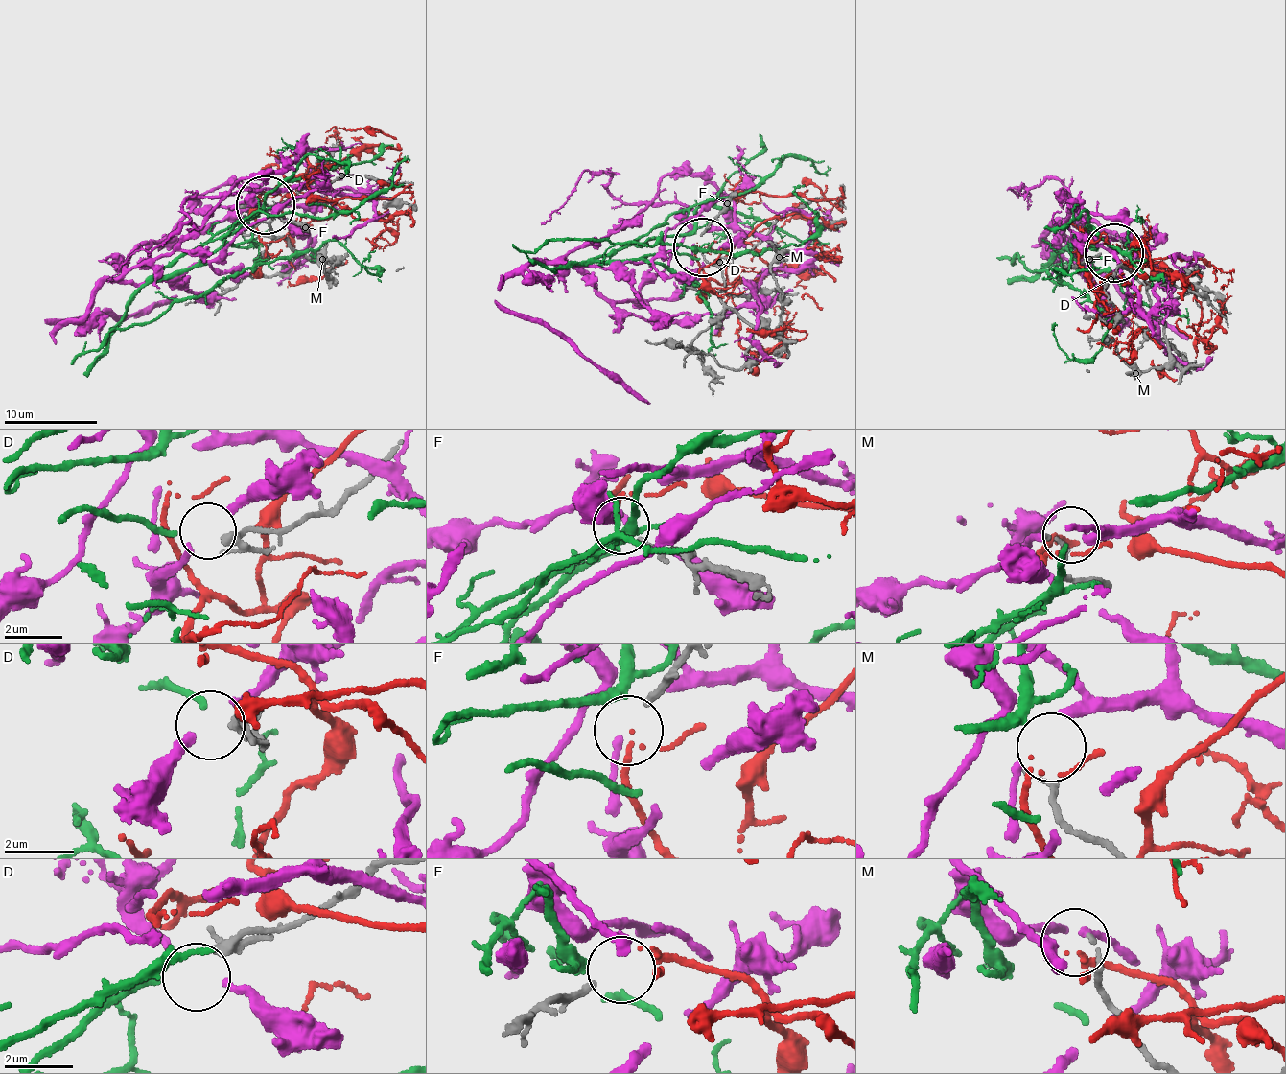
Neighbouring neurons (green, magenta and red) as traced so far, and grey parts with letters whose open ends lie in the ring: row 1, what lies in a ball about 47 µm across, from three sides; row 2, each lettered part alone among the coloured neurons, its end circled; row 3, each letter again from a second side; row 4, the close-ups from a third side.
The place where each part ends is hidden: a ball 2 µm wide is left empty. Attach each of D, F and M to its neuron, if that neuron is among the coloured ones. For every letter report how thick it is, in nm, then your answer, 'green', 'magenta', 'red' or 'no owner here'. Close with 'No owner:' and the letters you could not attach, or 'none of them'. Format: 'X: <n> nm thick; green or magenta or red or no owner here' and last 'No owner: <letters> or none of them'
D: 200 nm thick; green
F: 190 nm thick; red
M: 110 nm thick; no owner here
No owner: M

